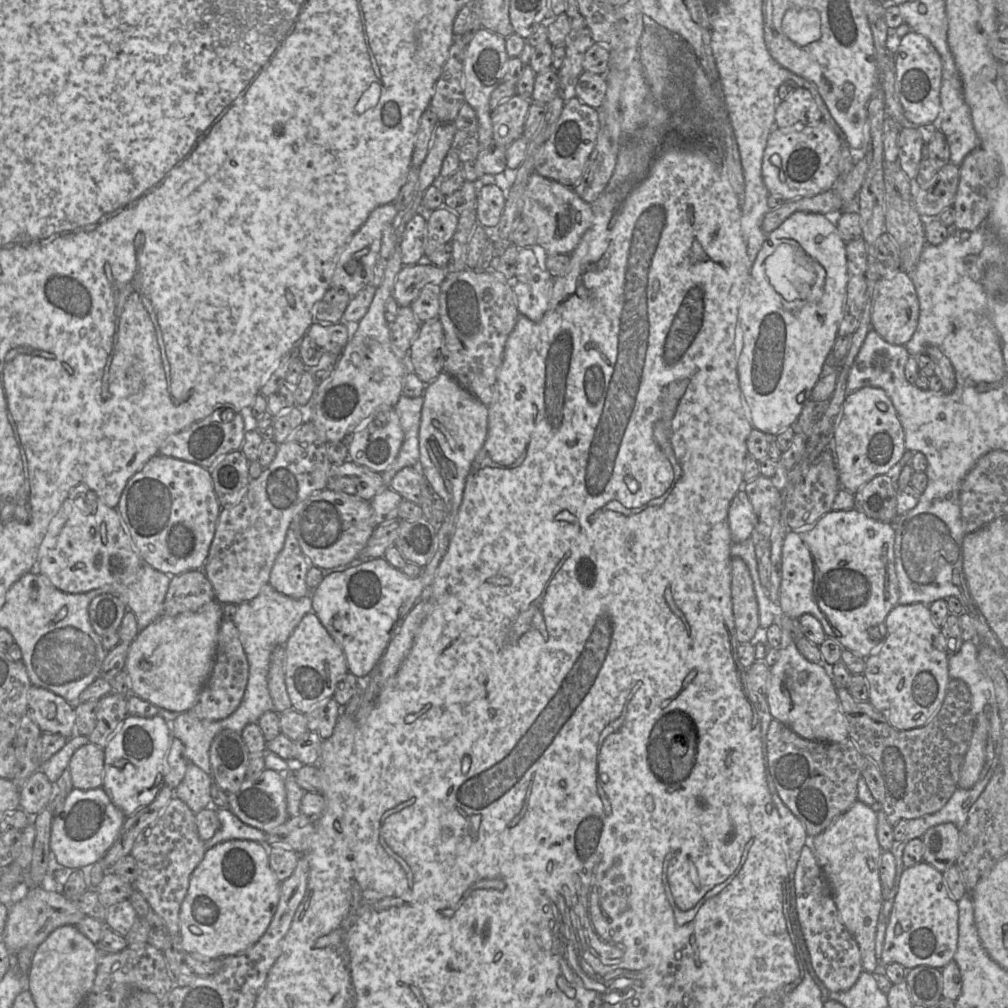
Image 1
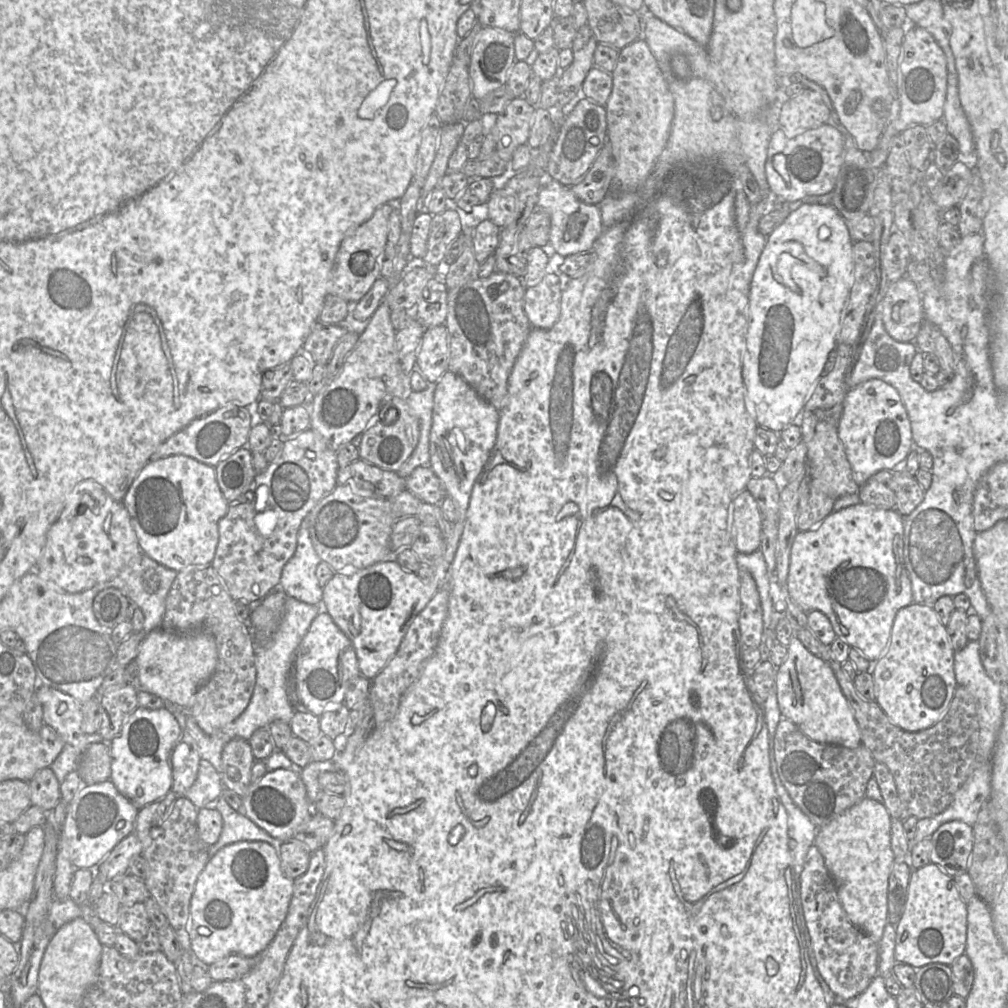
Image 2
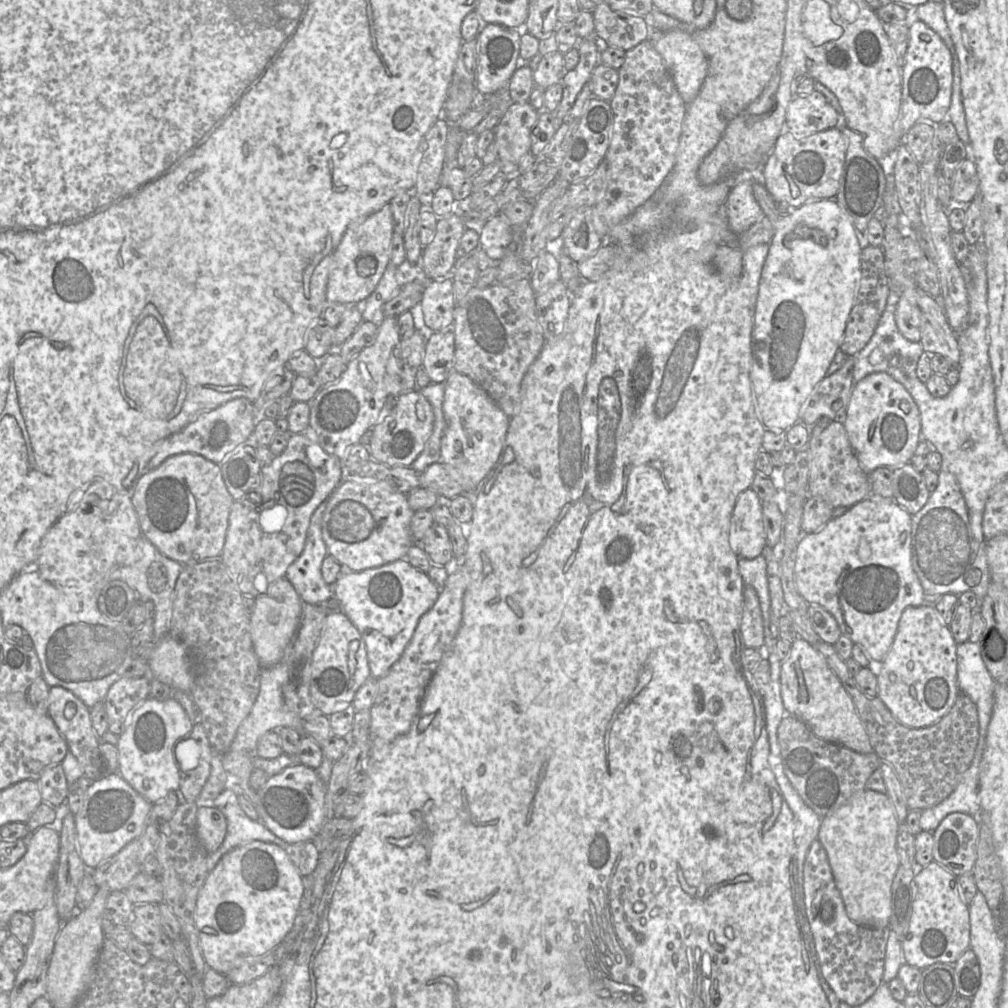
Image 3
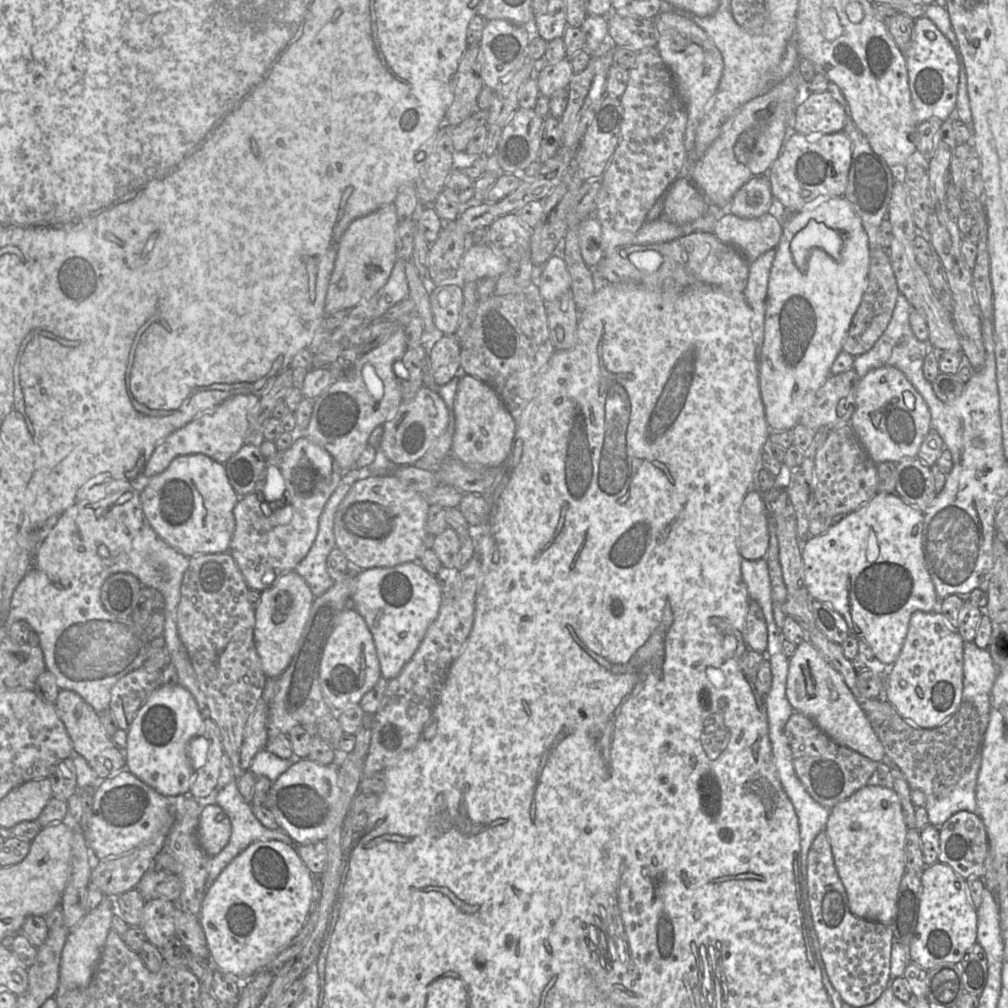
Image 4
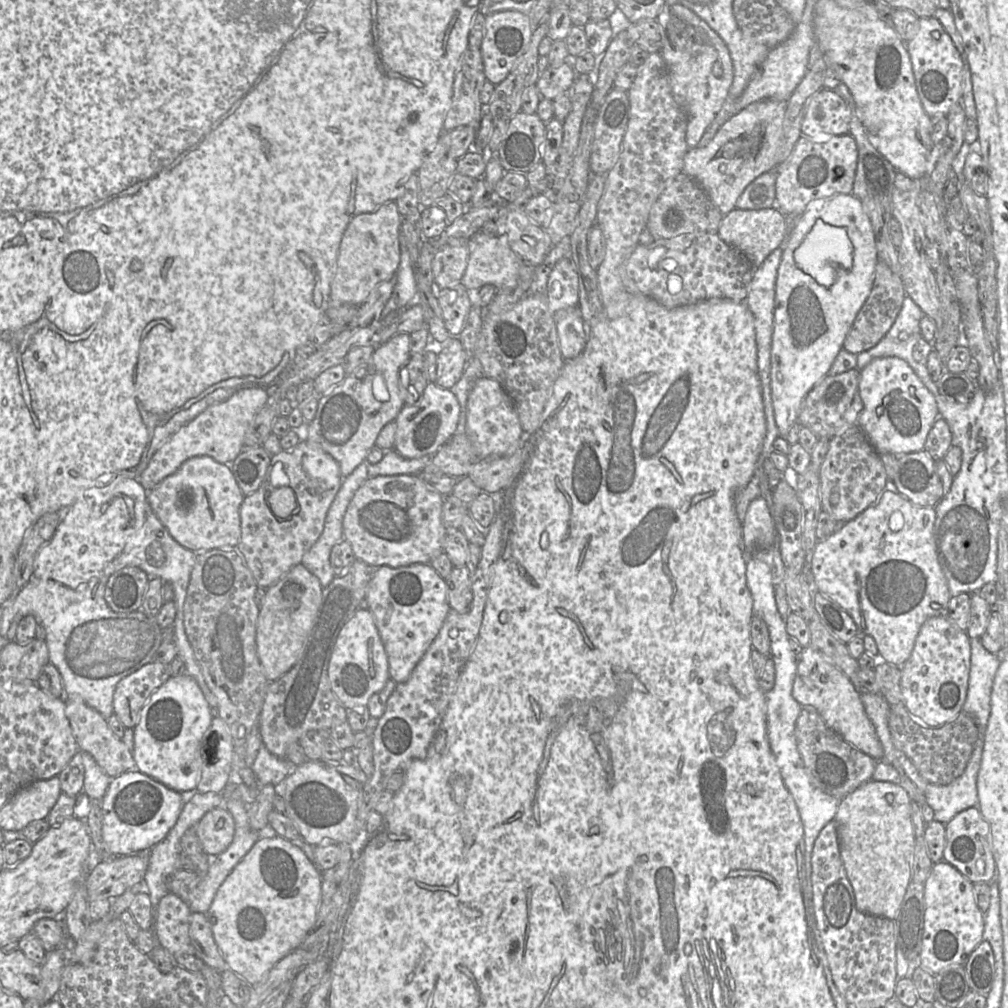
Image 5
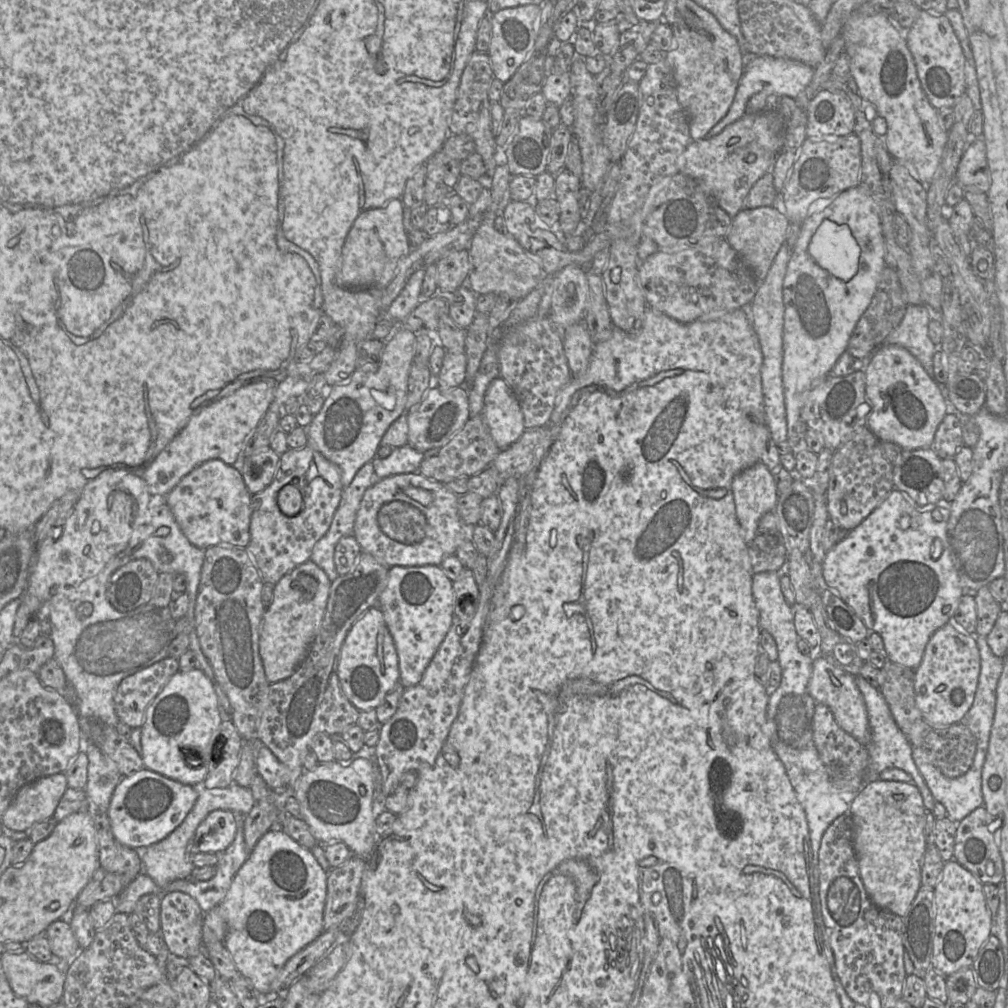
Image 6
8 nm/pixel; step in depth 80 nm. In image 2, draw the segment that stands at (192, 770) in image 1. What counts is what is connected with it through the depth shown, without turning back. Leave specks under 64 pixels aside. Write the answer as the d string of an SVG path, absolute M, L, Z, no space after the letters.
M201 759L197 778L183 796L201 809L206 803L217 800L224 789L218 771L210 762Z

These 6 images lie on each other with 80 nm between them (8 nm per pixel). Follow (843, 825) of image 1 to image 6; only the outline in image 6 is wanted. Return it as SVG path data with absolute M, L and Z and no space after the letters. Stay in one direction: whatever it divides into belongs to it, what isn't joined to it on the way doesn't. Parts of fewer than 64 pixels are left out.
M877 779L865 784L853 799L849 814L853 824L853 846L858 861L859 873L864 885L865 891L871 902L878 908L904 917L913 902L919 888L921 887L921 863L926 850L925 823L926 807L924 806L922 796L914 783L899 782Z

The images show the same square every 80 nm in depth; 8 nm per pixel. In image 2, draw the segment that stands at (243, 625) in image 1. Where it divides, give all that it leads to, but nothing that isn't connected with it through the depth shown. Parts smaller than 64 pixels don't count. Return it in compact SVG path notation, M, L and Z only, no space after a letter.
M287 597L284 616L270 640L266 643L254 641L257 671L254 691L244 712L219 732L230 737L226 741L227 743L234 738L242 738L248 741L257 729L267 728L274 721L283 721L289 724L296 711L291 690L291 663L296 656L297 647L307 633L312 621L322 611L322 606L307 604L293 597Z

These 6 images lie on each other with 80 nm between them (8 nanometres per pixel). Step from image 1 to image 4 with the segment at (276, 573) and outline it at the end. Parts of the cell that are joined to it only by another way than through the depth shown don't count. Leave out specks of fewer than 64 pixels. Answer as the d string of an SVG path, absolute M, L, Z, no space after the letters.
M359 468L344 472L338 487L330 496L319 517L318 532L312 547L294 569L307 583L314 598L323 595L334 584L327 571L327 558L336 547L334 518L339 504L359 479Z

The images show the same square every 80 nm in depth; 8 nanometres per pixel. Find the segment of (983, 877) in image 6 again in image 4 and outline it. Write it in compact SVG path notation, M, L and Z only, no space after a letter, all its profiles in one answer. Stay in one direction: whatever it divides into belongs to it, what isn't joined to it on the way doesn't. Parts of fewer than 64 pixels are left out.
M960 811L951 816L939 828L939 842L939 862L949 865L964 879L984 876L989 844L985 826L977 812Z

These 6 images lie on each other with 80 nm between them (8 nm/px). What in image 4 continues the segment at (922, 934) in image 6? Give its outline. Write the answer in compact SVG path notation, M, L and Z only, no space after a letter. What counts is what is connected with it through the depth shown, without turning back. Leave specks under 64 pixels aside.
M906 871L901 879L896 911L891 922L893 942L910 947L916 936L916 927L922 895L921 875Z

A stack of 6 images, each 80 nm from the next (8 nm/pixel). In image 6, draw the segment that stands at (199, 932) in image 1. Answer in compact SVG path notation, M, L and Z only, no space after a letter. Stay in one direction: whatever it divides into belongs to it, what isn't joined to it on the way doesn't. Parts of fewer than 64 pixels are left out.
M269 830L250 852L236 873L231 886L219 903L226 924L224 945L238 971L263 995L270 995L270 985L285 963L323 932L327 894L327 873L310 849L303 847L283 830Z

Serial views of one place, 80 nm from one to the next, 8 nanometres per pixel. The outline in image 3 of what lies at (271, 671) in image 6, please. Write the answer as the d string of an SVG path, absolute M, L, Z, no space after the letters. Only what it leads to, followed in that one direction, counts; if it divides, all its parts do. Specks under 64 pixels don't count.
M285 576L272 582L267 592L256 598L250 624L254 651L261 668L272 667L284 658L287 648L294 643L302 614L303 601Z

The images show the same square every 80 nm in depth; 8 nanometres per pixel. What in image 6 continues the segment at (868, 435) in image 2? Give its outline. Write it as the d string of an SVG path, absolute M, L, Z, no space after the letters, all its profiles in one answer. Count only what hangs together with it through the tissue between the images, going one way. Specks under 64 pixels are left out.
M881 345L865 362L863 369L866 383L866 399L870 406L867 427L881 442L892 442L903 451L930 448L938 426L951 406L942 394L942 386L930 376L921 363L905 348Z

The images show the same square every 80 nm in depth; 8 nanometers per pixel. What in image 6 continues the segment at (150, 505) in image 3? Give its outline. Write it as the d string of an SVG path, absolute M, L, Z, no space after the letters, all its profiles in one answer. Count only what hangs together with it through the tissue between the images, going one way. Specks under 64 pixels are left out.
M220 459L198 465L165 497L183 534L191 544L201 549L216 545L246 548L250 541L251 499L252 494L237 466Z

